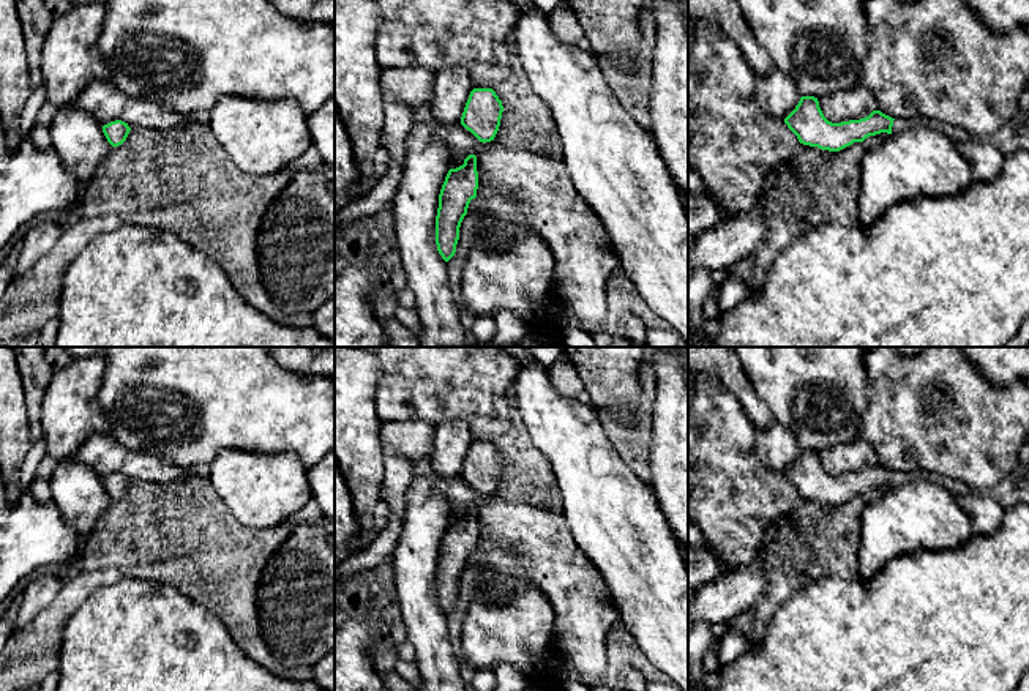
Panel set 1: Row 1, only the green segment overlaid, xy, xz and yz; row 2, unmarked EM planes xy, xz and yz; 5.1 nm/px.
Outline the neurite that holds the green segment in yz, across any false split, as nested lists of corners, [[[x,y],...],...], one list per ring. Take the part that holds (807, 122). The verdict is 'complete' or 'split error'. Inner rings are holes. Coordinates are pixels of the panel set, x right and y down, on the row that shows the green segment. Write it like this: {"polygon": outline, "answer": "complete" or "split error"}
{"polygon": [[[802,96],[784,123],[800,144],[840,151],[854,142],[863,142],[870,136],[892,134],[893,120],[881,110],[873,110],[860,120],[832,123],[824,117],[818,98]]], "answer": "complete"}

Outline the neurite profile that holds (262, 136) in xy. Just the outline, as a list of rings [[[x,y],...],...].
[[[226,95],[210,110],[208,126],[234,164],[251,175],[279,172],[312,145],[308,114],[294,99]]]

